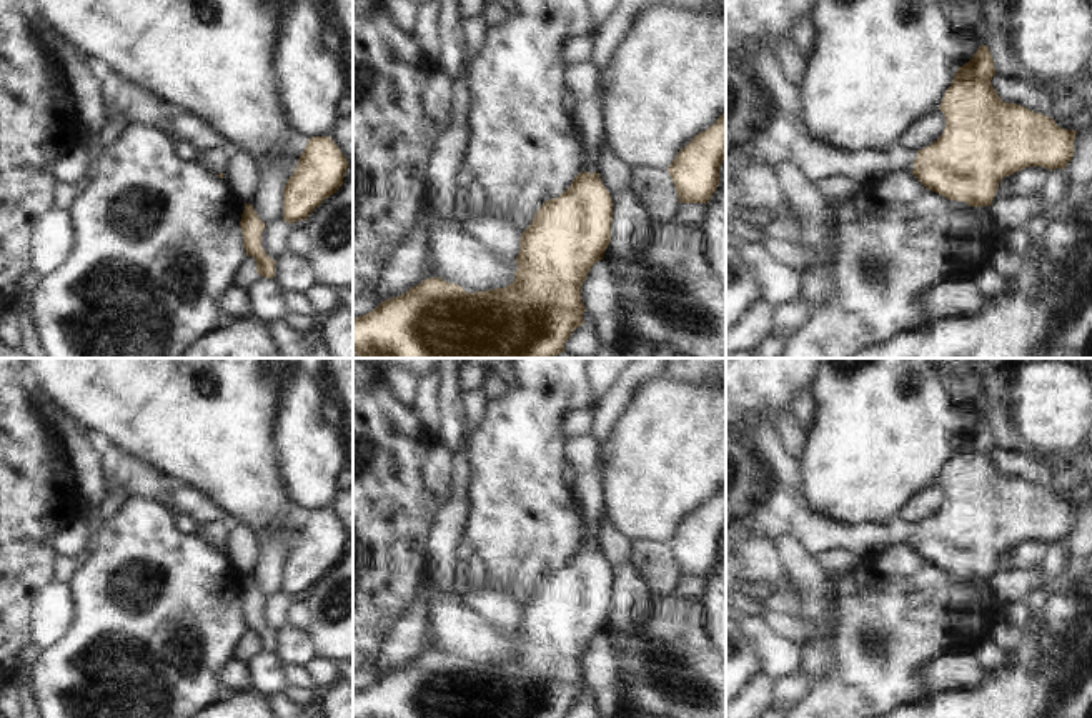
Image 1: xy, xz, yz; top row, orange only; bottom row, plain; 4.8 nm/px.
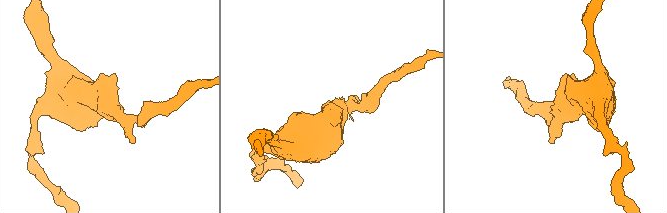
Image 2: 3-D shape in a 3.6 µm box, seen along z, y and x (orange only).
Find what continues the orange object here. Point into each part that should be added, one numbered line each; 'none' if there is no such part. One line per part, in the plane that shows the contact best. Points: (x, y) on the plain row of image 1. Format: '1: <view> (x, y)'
1: yz (784, 512)

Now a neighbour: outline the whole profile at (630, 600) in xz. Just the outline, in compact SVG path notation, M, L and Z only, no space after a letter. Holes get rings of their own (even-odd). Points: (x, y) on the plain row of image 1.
M601 520L596 545L613 573L611 615L606 623L616 633L644 625L651 591L631 566L631 540Z

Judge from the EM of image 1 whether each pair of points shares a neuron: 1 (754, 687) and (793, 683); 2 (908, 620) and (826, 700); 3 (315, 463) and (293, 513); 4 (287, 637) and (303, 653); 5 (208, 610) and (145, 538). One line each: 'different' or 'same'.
1: different
2: same
3: different
4: same
5: same

